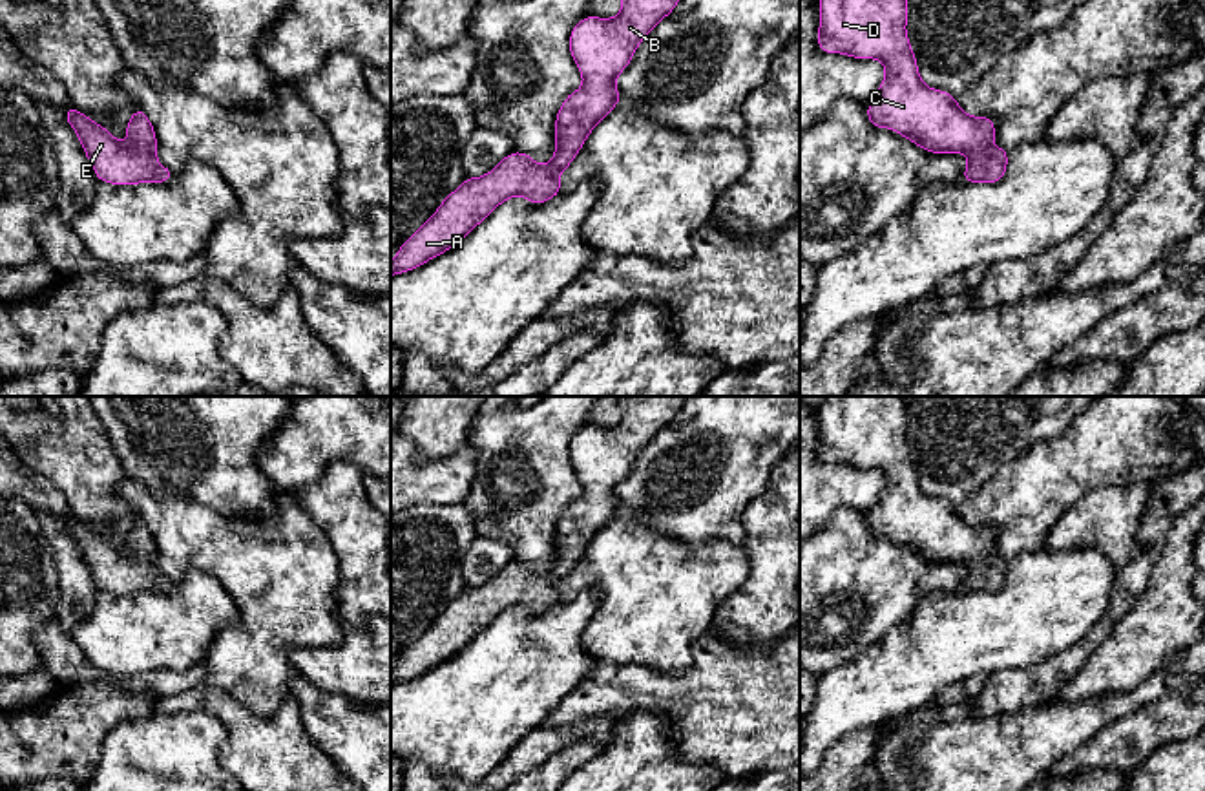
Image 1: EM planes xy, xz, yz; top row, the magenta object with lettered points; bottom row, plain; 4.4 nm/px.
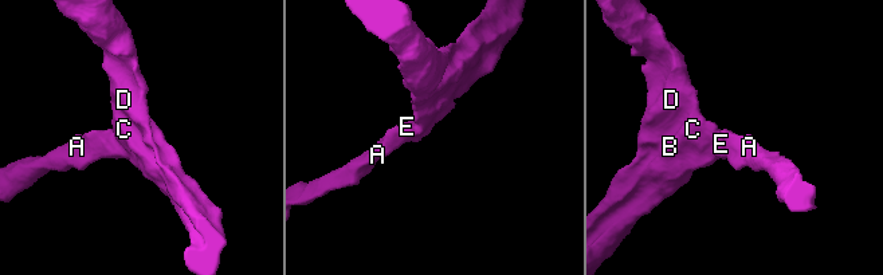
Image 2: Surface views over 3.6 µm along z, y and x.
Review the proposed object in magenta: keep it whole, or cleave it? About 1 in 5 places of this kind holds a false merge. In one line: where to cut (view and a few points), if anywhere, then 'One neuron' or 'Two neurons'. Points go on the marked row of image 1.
No split. One neuron

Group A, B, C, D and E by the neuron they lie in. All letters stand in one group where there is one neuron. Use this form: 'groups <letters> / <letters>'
groups A B C D E

